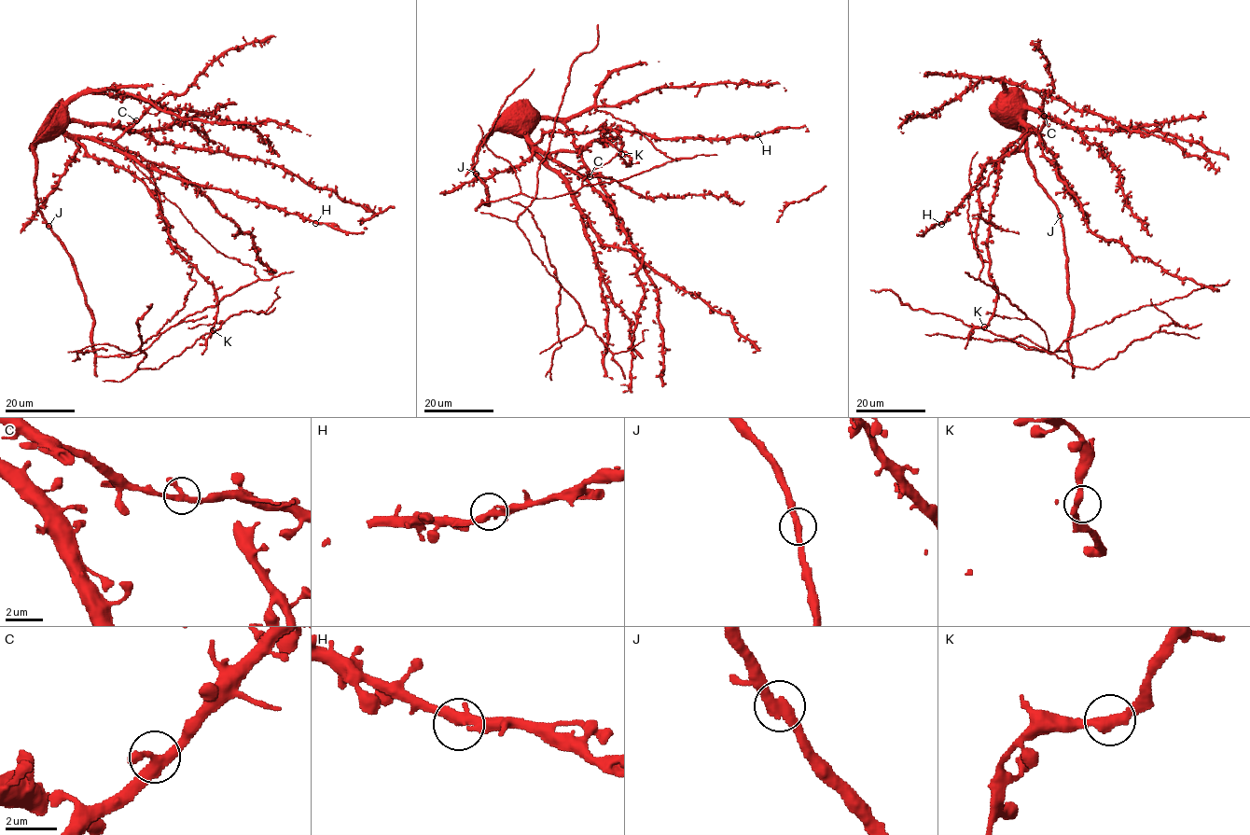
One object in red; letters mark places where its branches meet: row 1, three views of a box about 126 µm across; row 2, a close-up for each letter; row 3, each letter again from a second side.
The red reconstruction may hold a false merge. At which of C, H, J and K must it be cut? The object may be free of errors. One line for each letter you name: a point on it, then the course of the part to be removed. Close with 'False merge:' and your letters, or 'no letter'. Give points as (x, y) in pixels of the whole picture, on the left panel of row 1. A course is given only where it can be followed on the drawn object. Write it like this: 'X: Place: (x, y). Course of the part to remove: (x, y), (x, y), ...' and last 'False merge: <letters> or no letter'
False merge: no letter

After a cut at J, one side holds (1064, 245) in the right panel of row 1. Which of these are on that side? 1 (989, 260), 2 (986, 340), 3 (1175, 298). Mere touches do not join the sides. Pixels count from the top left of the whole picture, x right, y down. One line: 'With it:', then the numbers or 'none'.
With it: 2, 3

